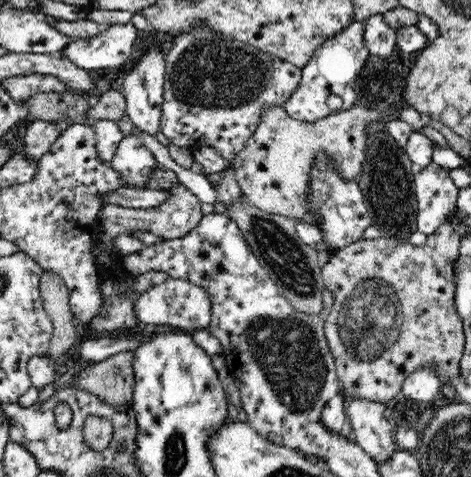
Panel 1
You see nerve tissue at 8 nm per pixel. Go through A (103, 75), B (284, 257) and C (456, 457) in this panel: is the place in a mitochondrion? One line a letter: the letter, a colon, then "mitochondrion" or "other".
A: other
B: mitochondrion
C: mitochondrion

